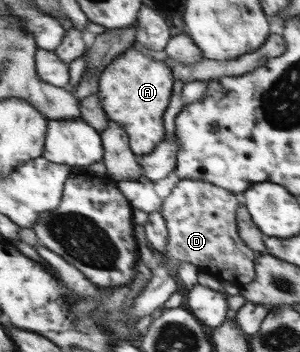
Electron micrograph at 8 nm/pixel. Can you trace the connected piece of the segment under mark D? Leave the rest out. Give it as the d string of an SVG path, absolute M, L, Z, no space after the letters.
M179 180L170 195L164 199L162 208L169 235L168 245L163 253L166 259L152 270L153 278L145 291L137 297L131 310L123 309L125 316L130 319L156 316L163 309L163 304L171 298L171 294L179 290L179 264L184 262L190 262L239 287L253 283L256 280L256 260L259 255L250 246L246 246L239 236L237 208L242 202L241 195L211 181Z

